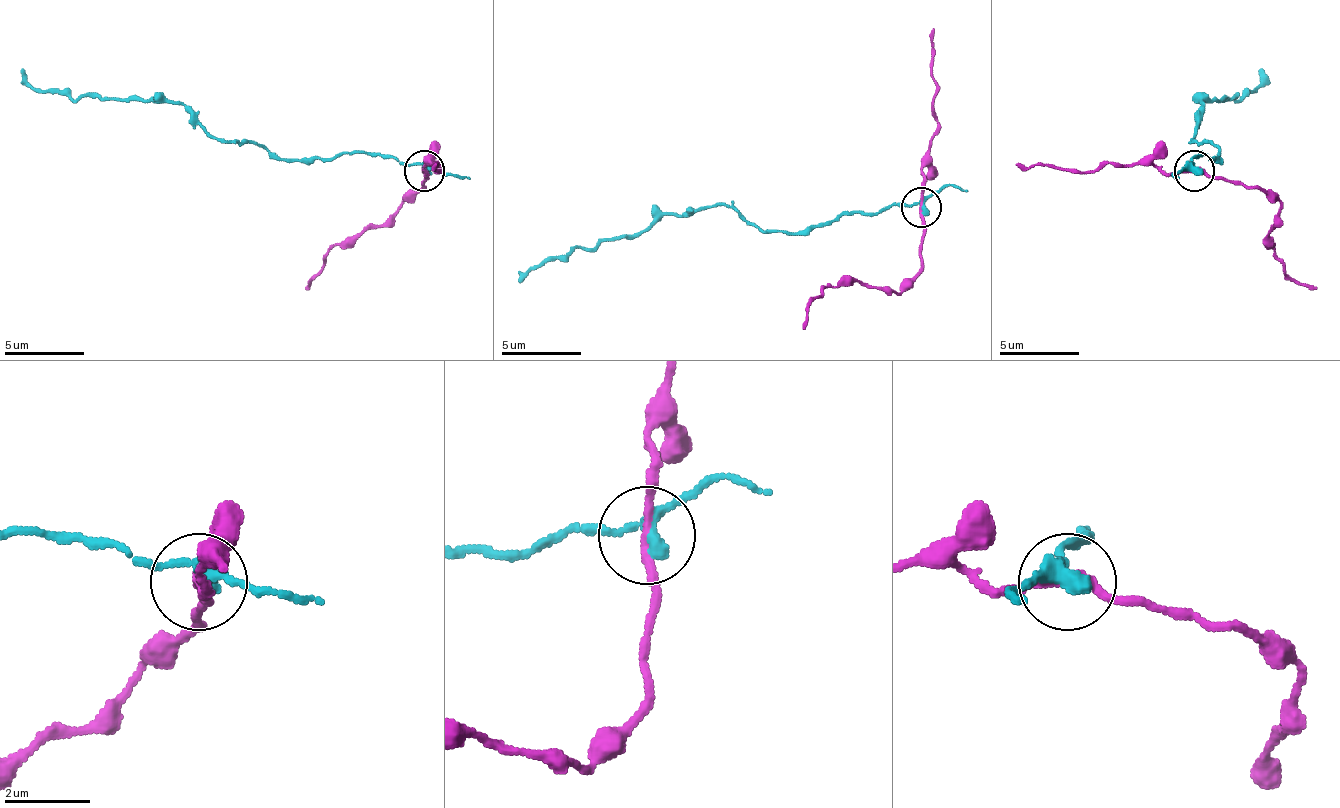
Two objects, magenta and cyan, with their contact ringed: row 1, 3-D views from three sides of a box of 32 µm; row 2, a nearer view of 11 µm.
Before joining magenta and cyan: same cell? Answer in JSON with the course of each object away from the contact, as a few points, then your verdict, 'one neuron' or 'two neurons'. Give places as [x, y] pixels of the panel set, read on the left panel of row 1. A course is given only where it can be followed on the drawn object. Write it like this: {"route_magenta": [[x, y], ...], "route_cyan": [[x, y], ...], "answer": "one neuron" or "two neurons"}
{"route_magenta": [[423, 169], [427, 177], [378, 226], [330, 250], [306, 290]], "route_cyan": [[423, 169], [378, 153], [286, 157], [250, 141], [218, 141], [170, 101], [73, 101], [41, 93], [21, 69]], "answer": "one neuron"}

